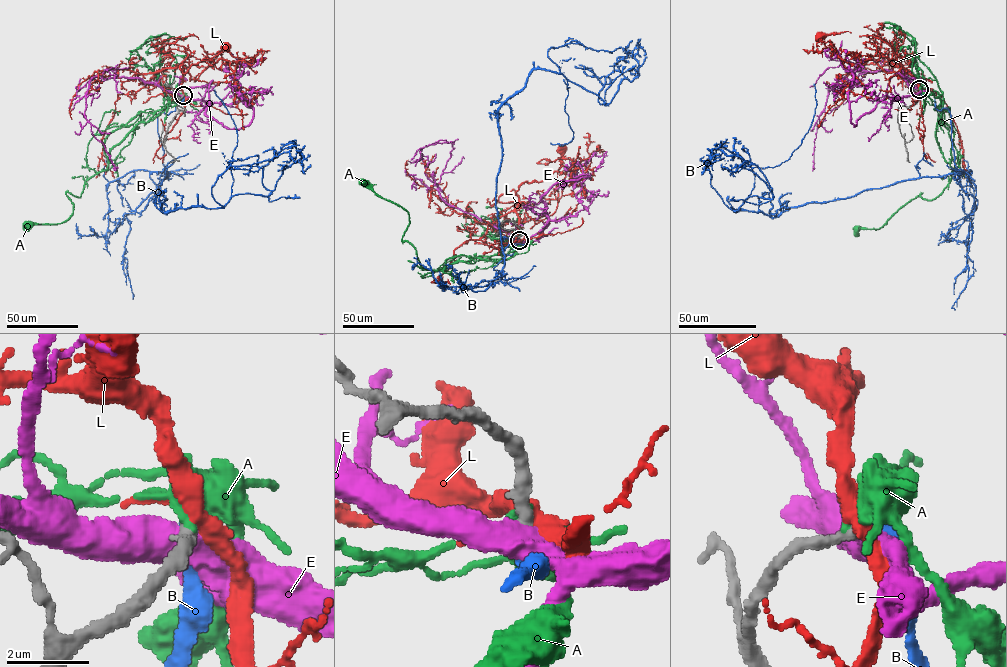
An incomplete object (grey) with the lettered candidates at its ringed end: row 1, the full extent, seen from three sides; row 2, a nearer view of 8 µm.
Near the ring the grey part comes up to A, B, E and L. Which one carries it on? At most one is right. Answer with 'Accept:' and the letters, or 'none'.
Accept: B

